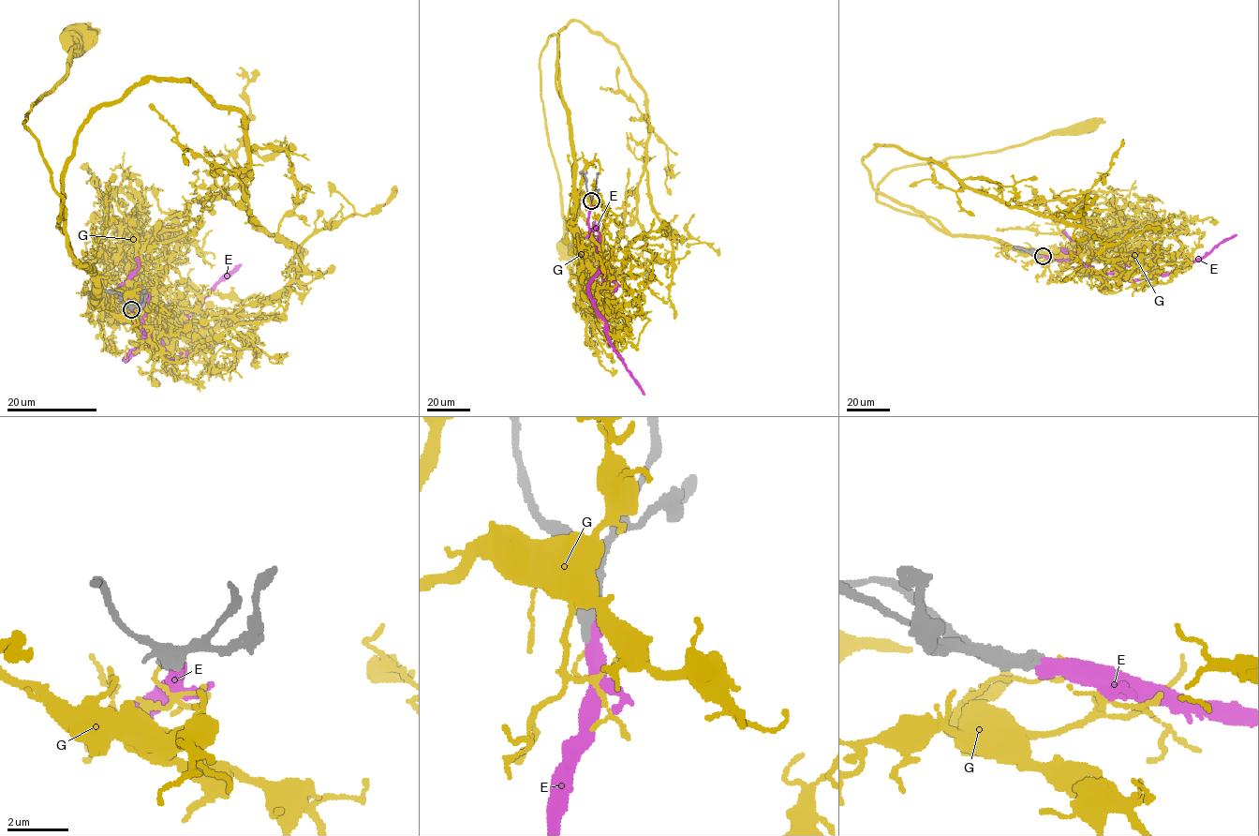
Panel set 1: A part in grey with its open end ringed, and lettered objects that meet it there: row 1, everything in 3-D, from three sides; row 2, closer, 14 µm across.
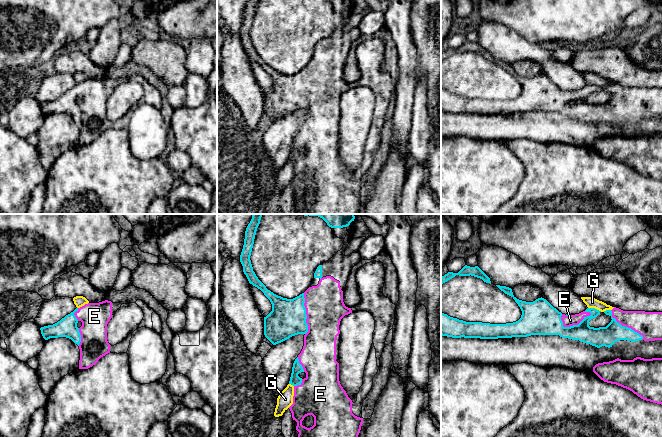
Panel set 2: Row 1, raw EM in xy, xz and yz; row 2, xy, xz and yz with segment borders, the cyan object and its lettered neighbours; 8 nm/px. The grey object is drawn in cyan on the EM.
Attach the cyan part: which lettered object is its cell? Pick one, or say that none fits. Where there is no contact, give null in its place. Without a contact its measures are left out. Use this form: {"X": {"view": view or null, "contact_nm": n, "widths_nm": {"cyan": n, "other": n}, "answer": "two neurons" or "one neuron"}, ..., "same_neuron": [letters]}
{"E": {"view": "yz", "contact_nm": 260, "widths_nm": {"cyan": 240, "other": 90}, "answer": "one neuron"}, "G": {"view": "yz", "contact_nm": 120, "widths_nm": {"cyan": 160, "other": 80}, "answer": "two neurons"}, "same_neuron": ["E"]}

